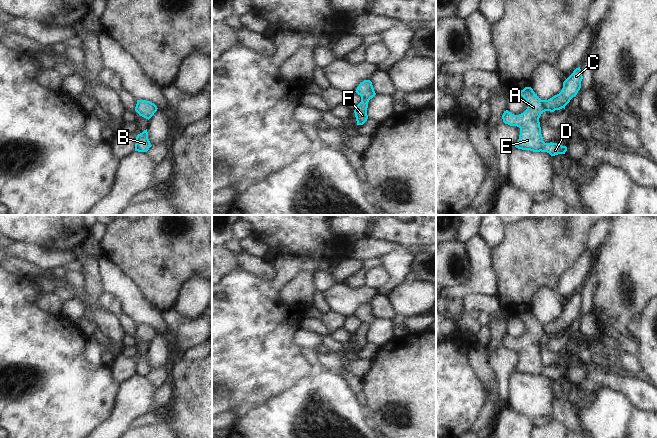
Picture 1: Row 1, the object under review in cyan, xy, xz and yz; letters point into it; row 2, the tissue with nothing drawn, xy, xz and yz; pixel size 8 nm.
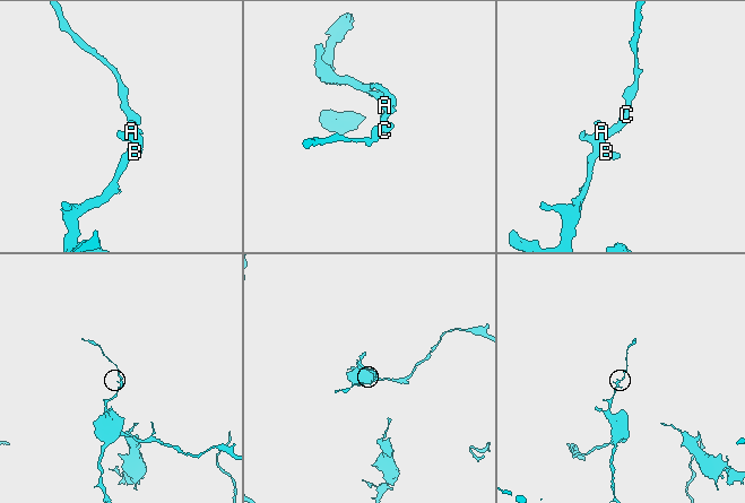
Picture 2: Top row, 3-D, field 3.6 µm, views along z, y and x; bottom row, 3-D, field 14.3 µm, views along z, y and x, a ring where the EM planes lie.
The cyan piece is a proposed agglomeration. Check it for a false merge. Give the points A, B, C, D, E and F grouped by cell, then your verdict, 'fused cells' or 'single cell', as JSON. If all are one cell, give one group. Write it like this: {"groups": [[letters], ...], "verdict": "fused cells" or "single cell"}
{"groups": [["A", "B", "C", "D", "E", "F"]], "verdict": "single cell"}

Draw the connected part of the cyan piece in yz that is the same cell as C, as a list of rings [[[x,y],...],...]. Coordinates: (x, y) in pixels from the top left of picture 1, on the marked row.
[[[578,67],[563,82],[561,92],[548,100],[541,100],[531,87],[525,87],[520,91],[519,94],[527,101],[527,109],[519,115],[514,115],[508,110],[504,111],[502,115],[505,124],[520,128],[516,148],[533,152],[547,152],[551,156],[565,154],[566,146],[543,141],[539,118],[545,111],[554,112],[562,108],[565,109],[565,106],[580,90],[582,79],[581,69]]]

